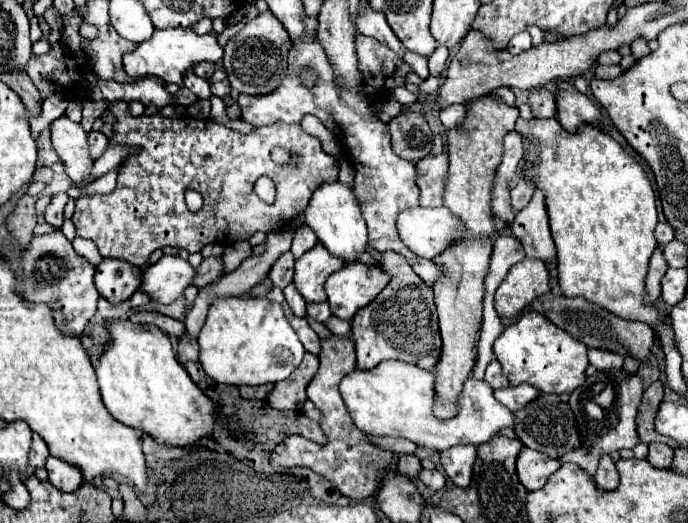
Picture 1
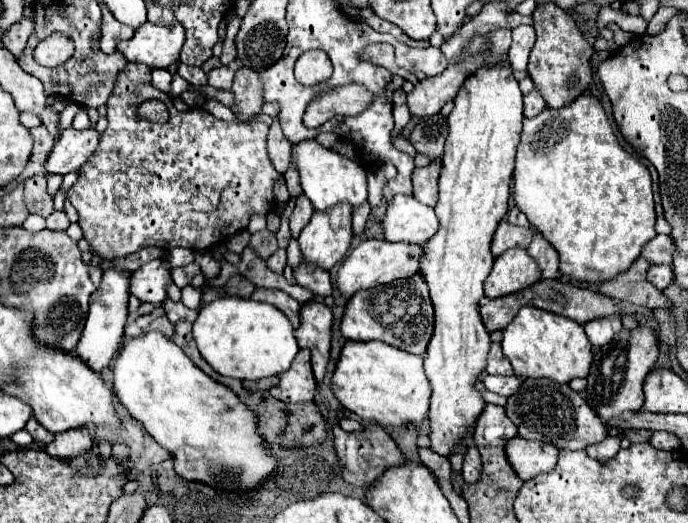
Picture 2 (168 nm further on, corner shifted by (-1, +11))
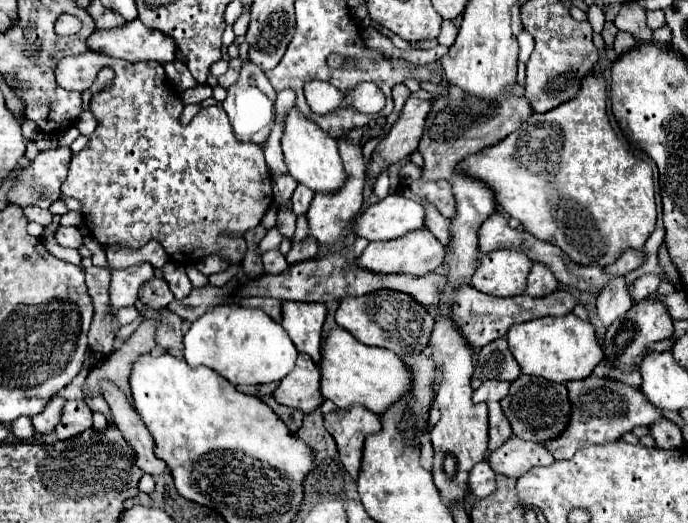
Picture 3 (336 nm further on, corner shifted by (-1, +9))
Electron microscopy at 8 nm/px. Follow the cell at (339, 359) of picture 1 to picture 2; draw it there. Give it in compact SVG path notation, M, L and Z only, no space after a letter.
M307 302L299 312L299 328L293 332L299 348L311 350L311 364L317 382L323 382L331 348L331 308L323 302Z

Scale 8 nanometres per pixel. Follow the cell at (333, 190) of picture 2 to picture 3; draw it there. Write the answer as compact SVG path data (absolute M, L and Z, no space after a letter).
M291 108L285 120L285 134L281 140L285 164L289 168L289 174L303 186L311 188L317 194L335 194L339 188L347 182L347 172L343 168L337 140L333 140L329 134L325 134L315 122L303 118L297 108Z

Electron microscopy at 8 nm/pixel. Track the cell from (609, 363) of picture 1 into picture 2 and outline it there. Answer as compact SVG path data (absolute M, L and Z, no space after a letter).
M605 316L597 320L589 320L585 326L585 332L593 346L603 346L621 330L621 318L619 316Z

